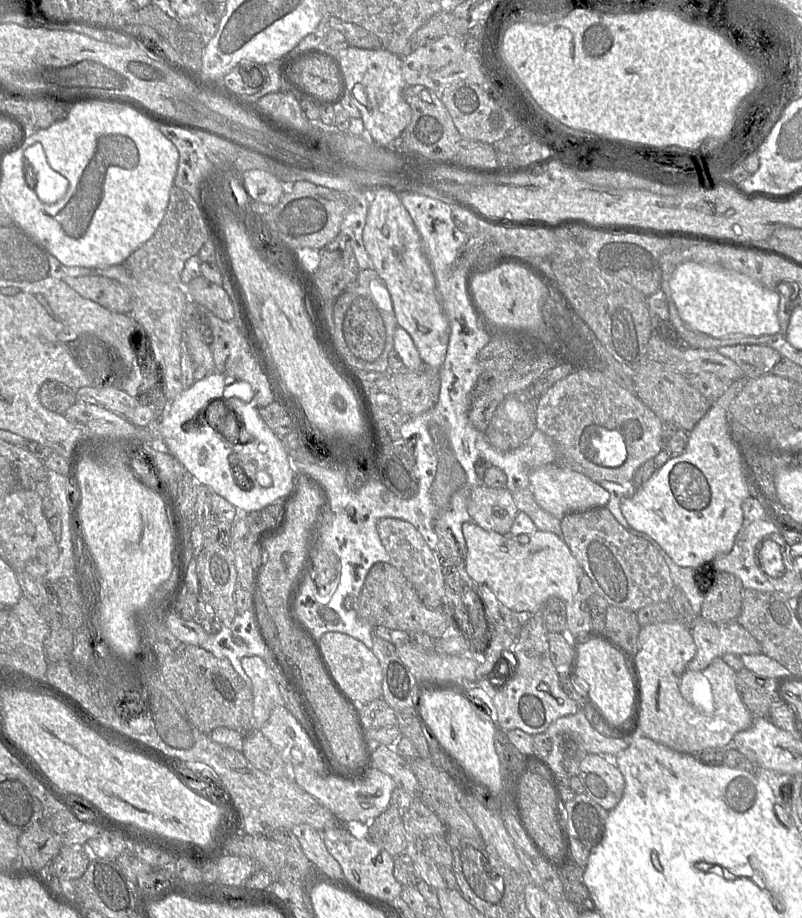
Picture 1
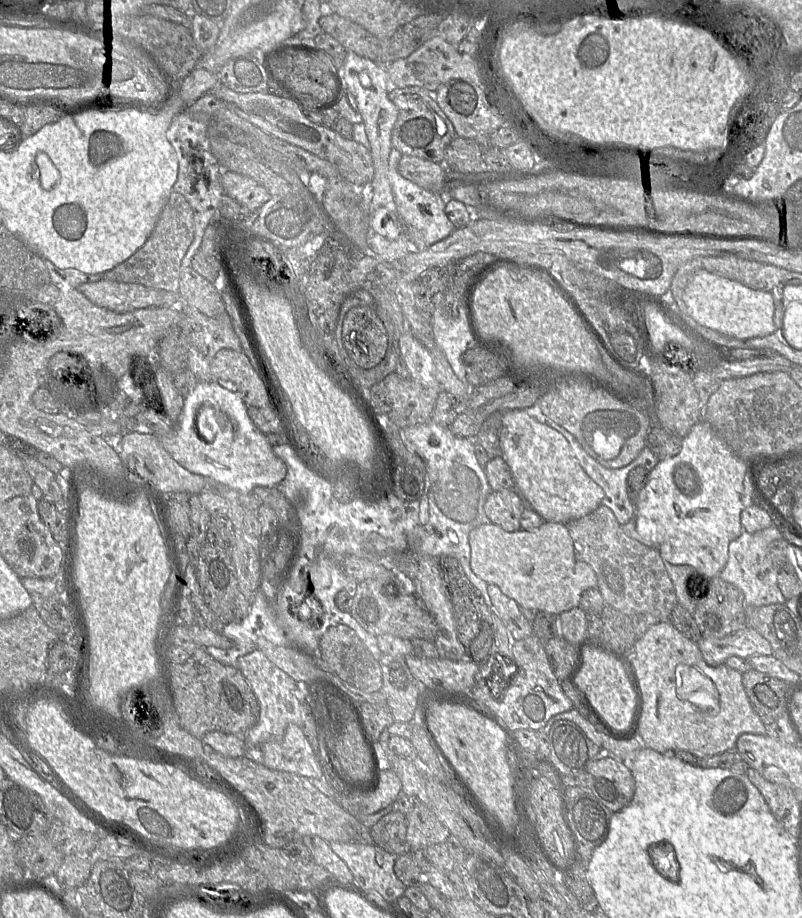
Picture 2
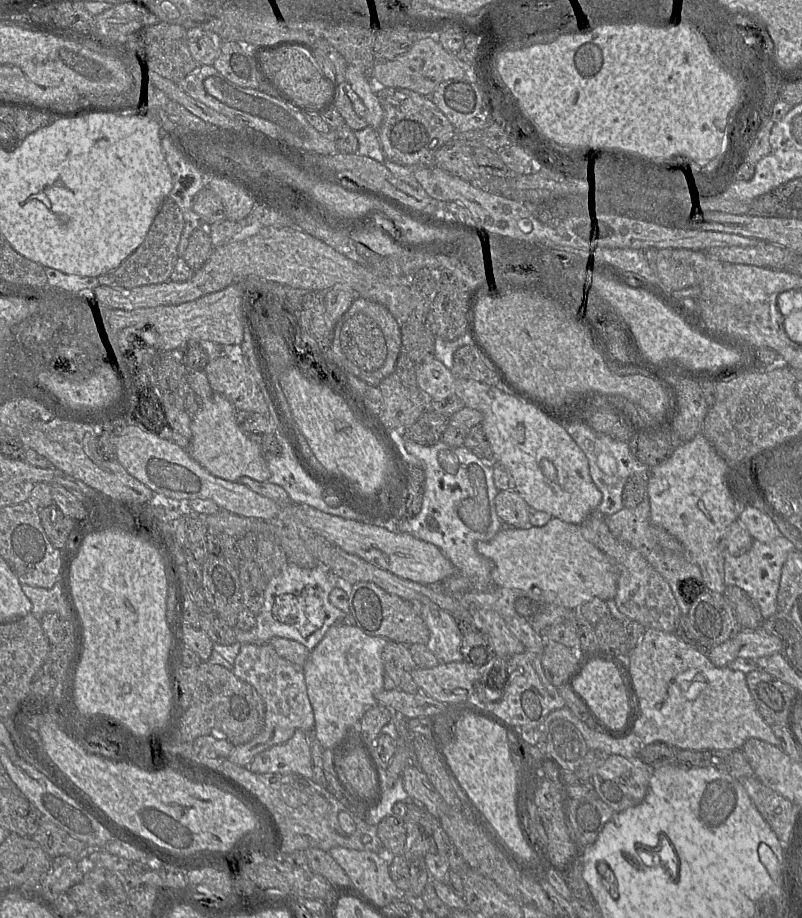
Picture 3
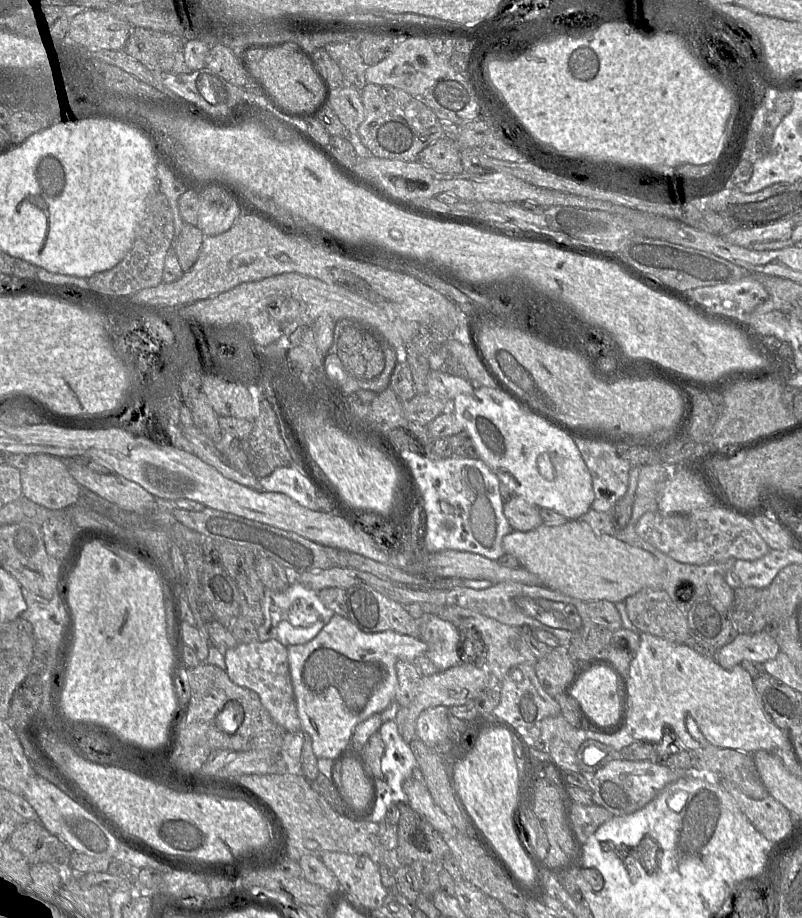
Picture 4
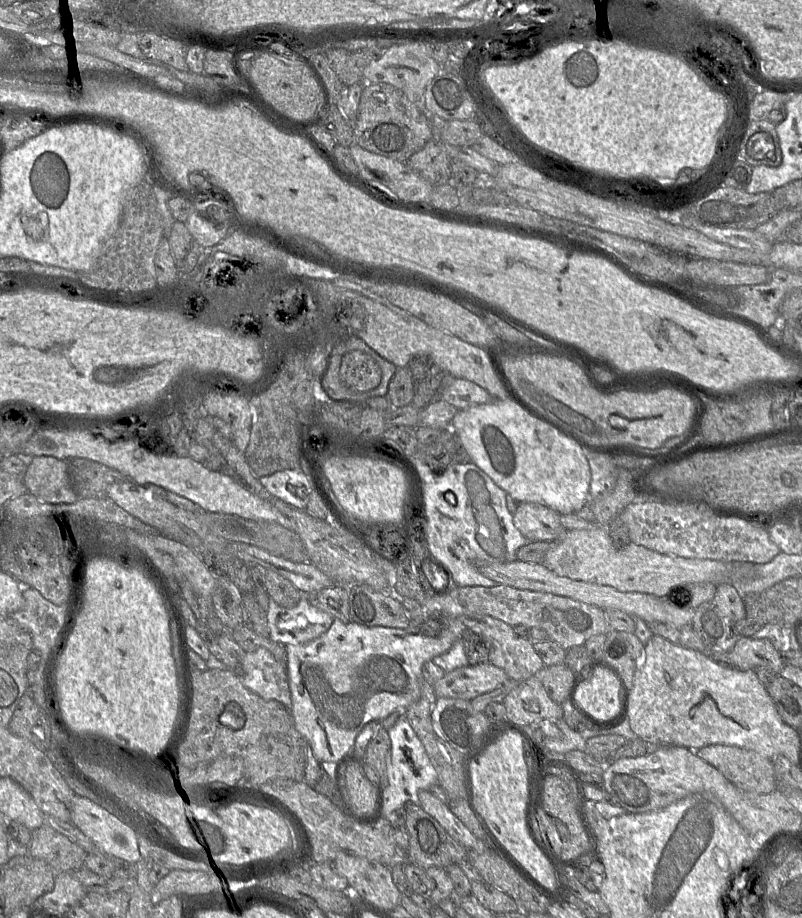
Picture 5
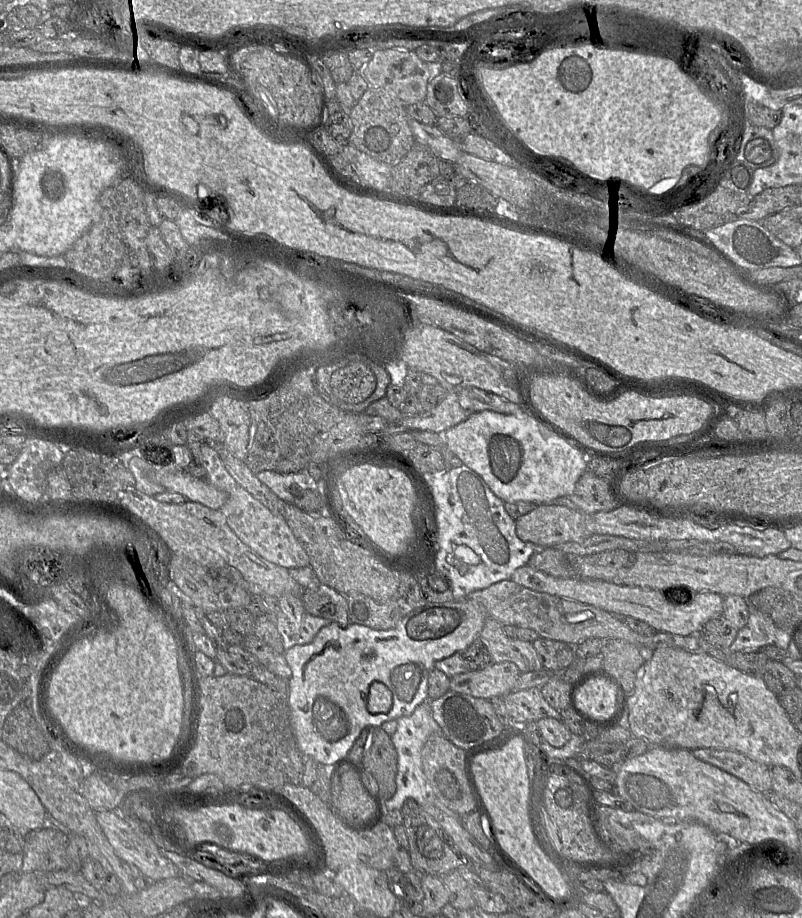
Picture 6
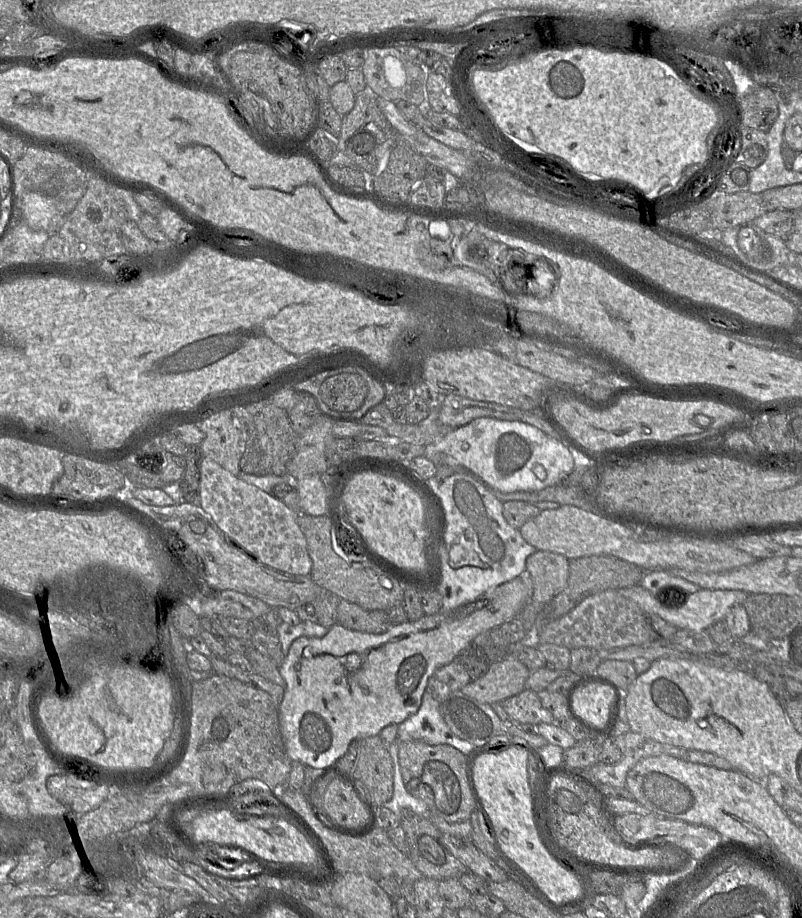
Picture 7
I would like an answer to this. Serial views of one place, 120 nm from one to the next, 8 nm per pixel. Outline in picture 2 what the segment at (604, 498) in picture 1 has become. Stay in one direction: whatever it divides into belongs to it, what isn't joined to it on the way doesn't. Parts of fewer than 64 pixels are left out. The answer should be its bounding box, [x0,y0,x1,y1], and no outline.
[500,410,604,523]

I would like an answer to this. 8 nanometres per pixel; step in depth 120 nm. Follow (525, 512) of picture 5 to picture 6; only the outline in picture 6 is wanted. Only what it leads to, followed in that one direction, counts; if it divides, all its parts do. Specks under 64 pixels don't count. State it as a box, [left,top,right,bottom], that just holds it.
[516,505,589,548]

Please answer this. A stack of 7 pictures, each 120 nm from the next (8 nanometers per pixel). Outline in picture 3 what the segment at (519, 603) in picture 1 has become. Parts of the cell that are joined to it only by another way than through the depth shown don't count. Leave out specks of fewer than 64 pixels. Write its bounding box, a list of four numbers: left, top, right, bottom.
[477,518,617,610]

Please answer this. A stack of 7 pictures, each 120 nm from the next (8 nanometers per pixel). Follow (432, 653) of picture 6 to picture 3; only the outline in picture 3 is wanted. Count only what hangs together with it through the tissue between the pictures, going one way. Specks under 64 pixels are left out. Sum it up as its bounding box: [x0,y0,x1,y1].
[303,622,389,752]

